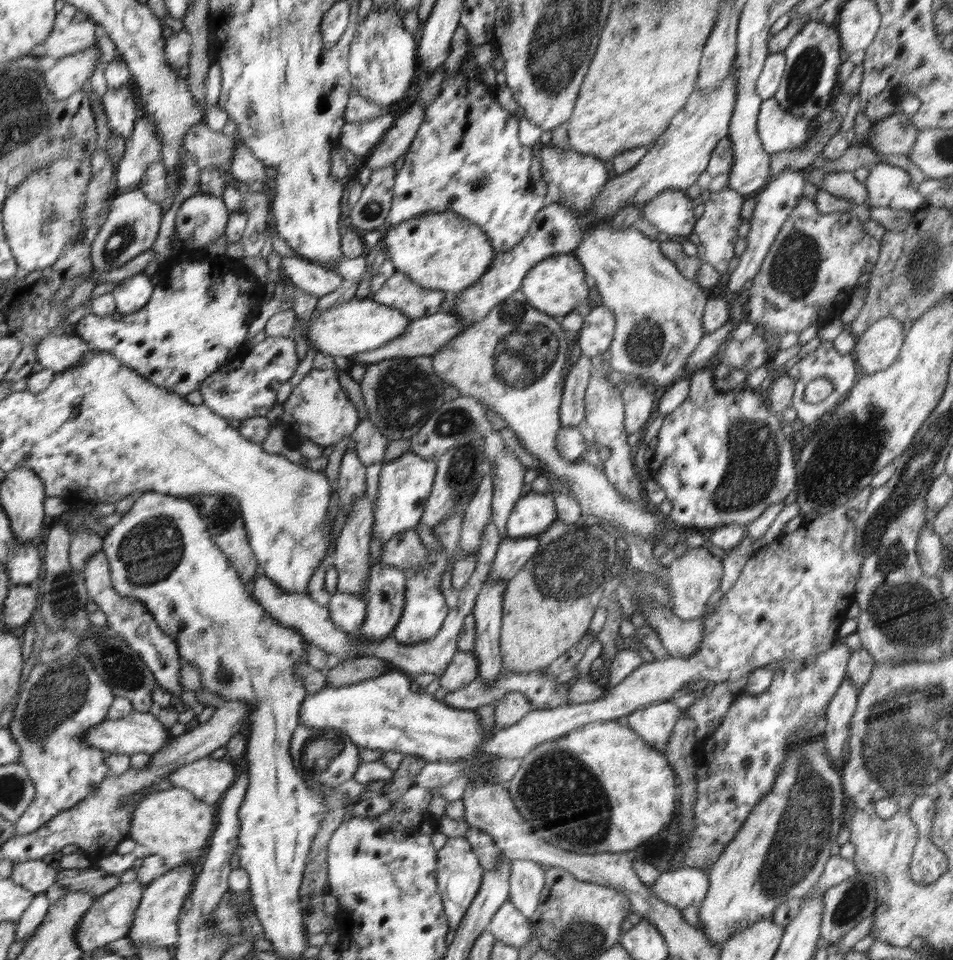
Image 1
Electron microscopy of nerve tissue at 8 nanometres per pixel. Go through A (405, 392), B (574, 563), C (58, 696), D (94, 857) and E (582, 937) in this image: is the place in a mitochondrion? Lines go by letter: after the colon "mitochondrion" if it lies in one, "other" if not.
A: mitochondrion
B: mitochondrion
C: mitochondrion
D: other
E: mitochondrion

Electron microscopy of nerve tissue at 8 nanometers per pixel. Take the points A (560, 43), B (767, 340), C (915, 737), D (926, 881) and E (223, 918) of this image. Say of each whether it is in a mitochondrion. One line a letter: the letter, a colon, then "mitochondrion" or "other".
A: mitochondrion
B: other
C: mitochondrion
D: other
E: mitochondrion

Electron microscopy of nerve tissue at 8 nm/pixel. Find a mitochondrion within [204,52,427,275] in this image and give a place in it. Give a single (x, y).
(369, 211)

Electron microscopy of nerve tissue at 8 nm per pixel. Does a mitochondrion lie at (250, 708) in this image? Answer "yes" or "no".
no

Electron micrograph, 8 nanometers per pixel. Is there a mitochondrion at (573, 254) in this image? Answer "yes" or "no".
no

